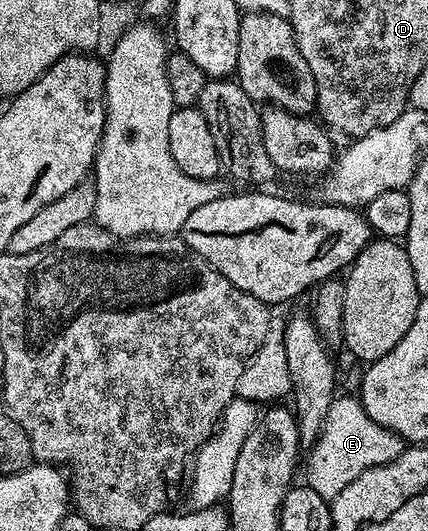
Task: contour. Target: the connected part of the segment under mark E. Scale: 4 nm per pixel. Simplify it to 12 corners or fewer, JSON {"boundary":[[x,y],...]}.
{"boundary":[[337,395],[307,453],[307,487],[331,502],[397,460],[400,435]]}

